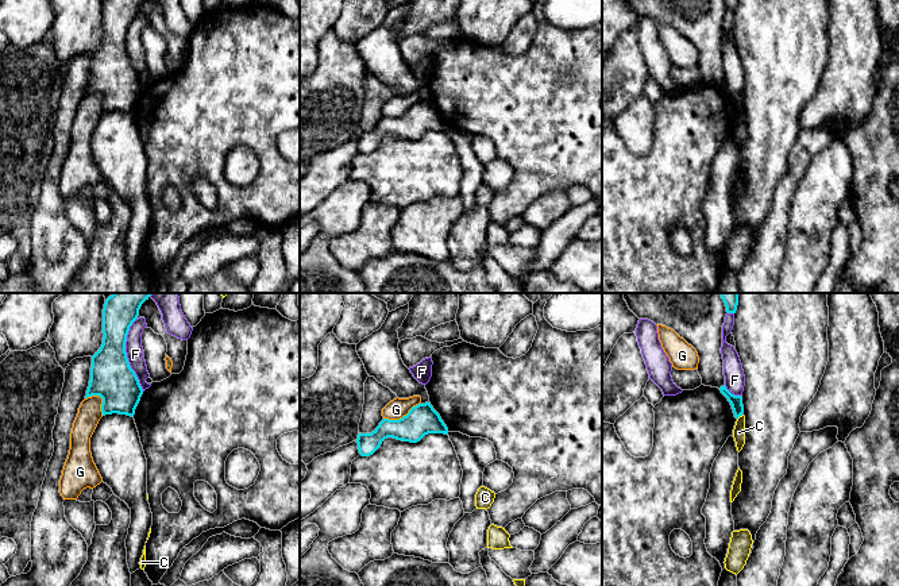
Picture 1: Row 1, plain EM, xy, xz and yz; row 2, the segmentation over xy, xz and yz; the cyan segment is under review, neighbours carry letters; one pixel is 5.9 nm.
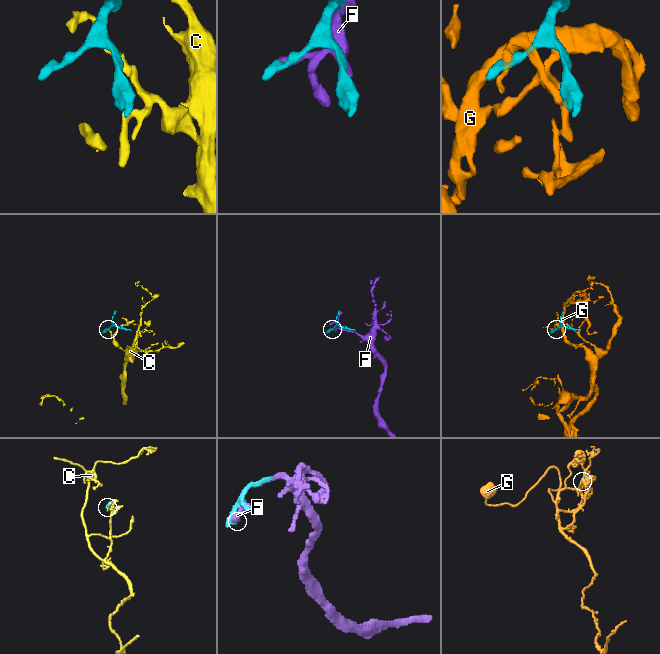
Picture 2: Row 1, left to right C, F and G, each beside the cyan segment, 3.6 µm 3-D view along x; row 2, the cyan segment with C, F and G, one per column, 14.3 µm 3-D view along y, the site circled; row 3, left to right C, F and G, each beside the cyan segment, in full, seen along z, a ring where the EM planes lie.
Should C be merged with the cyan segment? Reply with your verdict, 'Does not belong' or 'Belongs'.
Does not belong

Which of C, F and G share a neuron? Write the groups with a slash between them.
C / F / G

